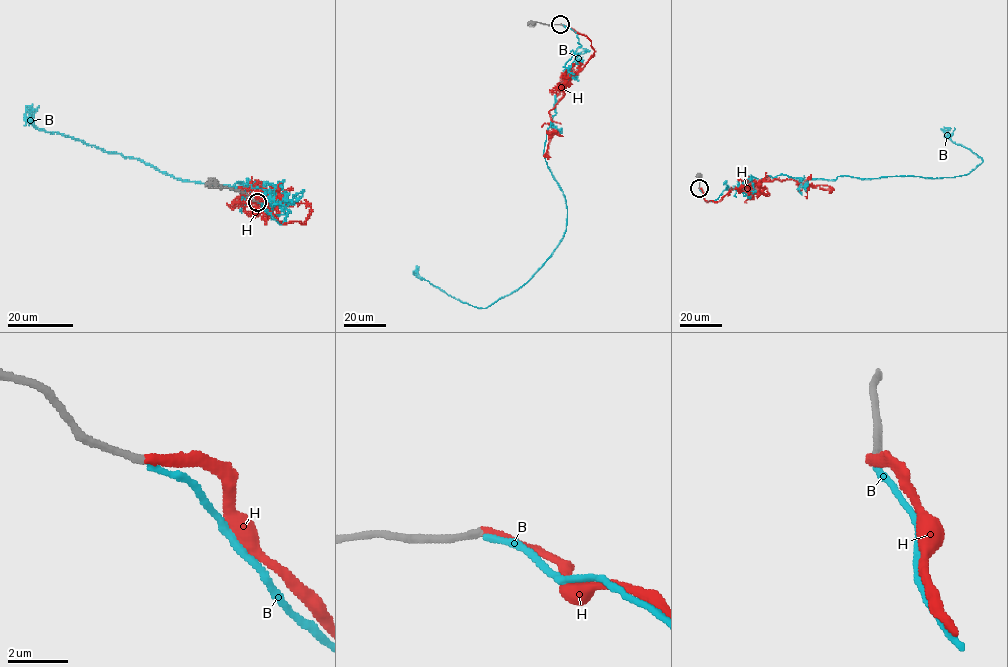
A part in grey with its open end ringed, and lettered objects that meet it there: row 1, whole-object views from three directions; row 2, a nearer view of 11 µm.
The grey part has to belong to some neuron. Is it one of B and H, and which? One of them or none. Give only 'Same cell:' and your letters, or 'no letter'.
Same cell: B

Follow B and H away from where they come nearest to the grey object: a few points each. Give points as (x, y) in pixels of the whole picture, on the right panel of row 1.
B: (699, 188), (706, 201), (753, 176), (968, 174), (983, 160), (953, 142), (947, 128)
H: (699, 188), (707, 201), (716, 202), (730, 190), (777, 178), (834, 189)

